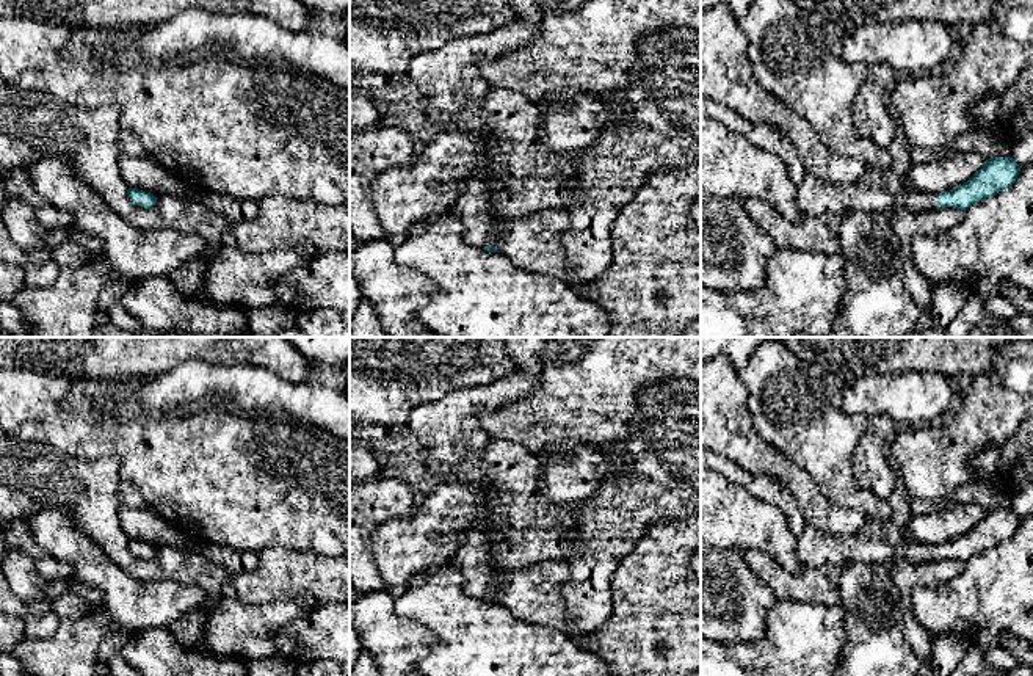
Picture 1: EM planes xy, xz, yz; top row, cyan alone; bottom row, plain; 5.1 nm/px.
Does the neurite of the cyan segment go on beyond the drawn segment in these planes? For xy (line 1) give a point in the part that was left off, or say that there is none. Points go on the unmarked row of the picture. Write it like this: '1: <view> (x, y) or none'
1: none

